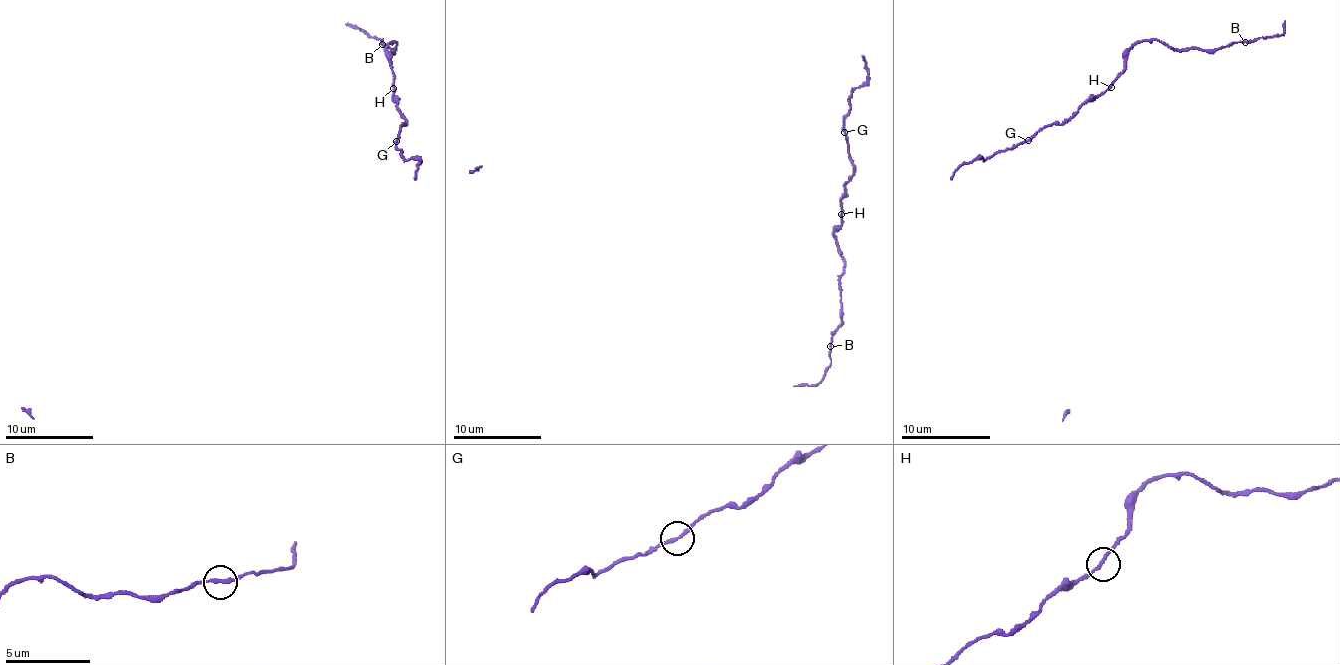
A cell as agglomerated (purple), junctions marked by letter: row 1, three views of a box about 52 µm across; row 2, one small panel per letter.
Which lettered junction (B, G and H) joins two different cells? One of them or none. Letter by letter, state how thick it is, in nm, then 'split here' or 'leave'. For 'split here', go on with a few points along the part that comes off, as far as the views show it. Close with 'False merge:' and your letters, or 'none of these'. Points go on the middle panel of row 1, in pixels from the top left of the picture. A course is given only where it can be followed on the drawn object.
B: 190 nm thick; leave
G: 190 nm thick; leave
H: 170 nm thick; leave
False merge: none of these

